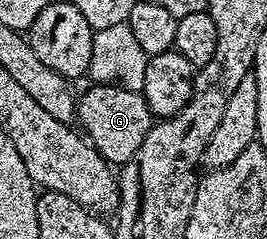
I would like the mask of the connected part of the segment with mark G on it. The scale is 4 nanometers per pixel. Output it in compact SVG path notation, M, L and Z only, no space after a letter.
M94 84L90 87L91 90L81 91L78 99L76 122L81 133L105 162L121 164L132 160L152 125L146 97L117 84Z

